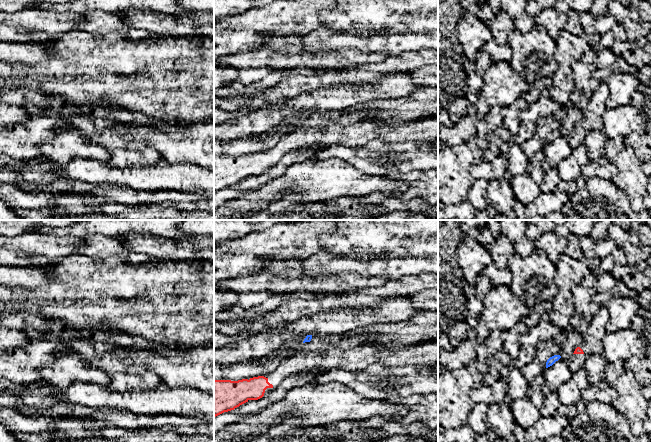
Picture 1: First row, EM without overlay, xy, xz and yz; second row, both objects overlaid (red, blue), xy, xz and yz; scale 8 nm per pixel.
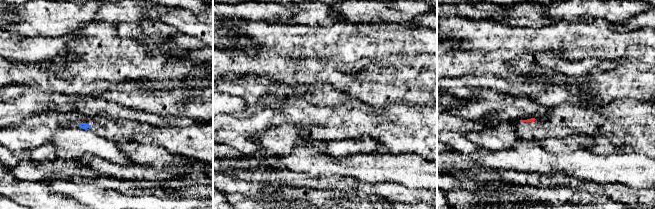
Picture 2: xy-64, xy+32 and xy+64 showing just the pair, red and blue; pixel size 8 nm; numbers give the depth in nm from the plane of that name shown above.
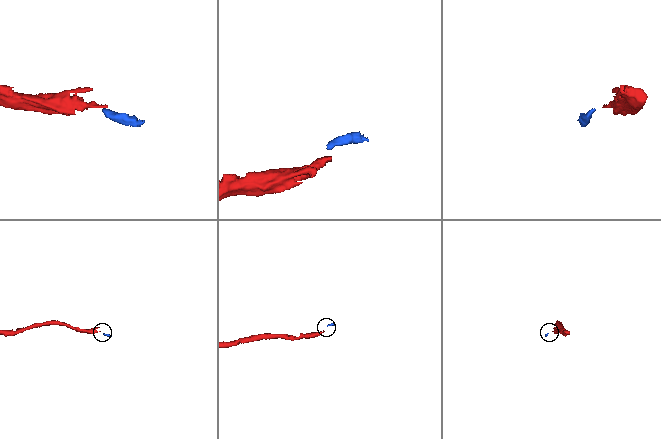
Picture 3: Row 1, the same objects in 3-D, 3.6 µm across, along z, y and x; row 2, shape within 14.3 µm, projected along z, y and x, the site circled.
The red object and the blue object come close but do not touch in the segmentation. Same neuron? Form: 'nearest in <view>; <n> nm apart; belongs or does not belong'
nearest in yz; 110 nm apart; does not belong

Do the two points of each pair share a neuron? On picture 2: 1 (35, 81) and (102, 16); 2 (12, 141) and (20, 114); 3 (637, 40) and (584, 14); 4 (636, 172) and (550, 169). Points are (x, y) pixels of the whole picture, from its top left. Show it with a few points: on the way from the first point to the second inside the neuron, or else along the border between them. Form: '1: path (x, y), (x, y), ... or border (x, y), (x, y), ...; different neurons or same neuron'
1: border (94, 20), (109, 22), (115, 25); different neurons
2: border (39, 114), (35, 114), (10, 126); different neurons
3: border (591, 21), (606, 20), (609, 23); different neurons
4: path (615, 170), (571, 170); same neuron

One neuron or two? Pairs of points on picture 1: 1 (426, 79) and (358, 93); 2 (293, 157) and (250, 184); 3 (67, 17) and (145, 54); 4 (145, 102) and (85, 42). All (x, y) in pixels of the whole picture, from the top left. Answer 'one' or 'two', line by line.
1: two
2: one
3: two
4: one

